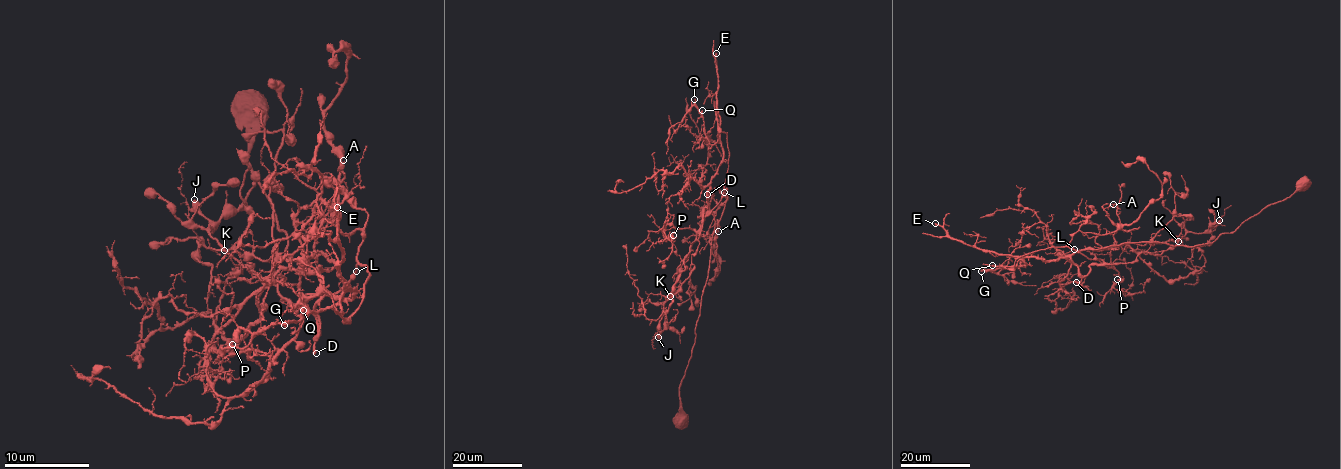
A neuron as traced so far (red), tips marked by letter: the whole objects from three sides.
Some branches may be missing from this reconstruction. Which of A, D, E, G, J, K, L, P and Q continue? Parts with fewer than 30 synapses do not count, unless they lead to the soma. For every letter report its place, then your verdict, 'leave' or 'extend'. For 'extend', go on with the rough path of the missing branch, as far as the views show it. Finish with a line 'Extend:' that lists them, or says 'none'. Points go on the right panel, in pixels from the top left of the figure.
A: (1113, 204) | leave
D: (1076, 282) | leave
E: (935, 223) | leave
G: (981, 271) | leave
J: (1219, 220) | leave
K: (1178, 241) | leave
L: (1074, 249) | leave
P: (1117, 279) | leave
Q: (992, 265) | extend | (992, 265), (978, 261), (955, 239), (961, 234)
Extend: Q

